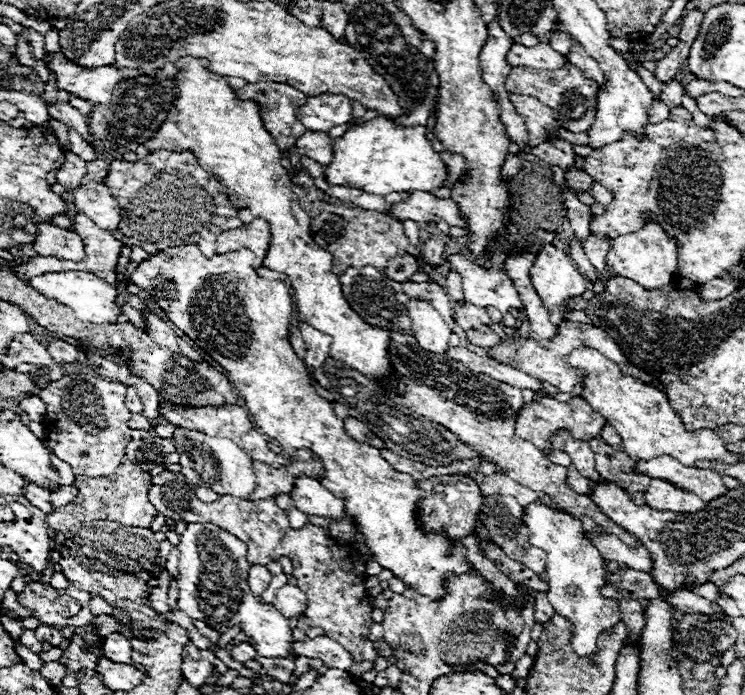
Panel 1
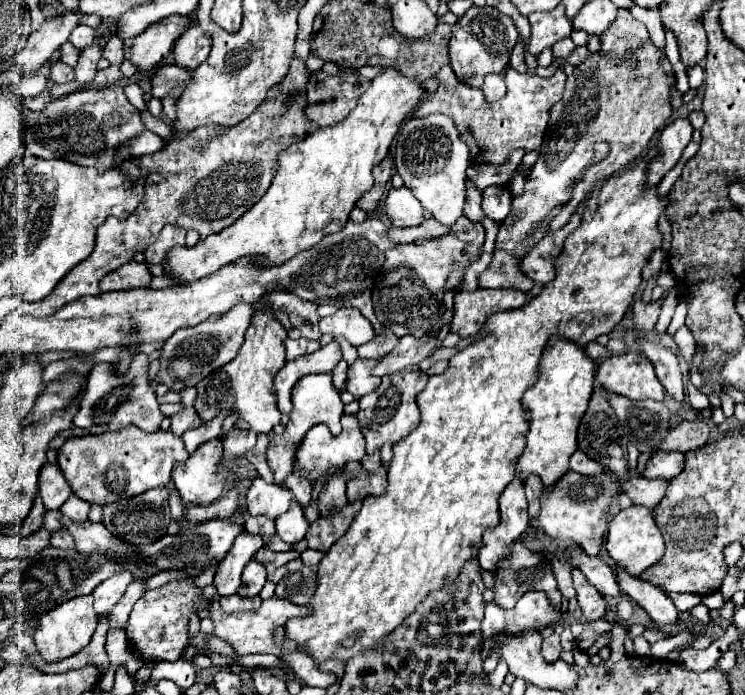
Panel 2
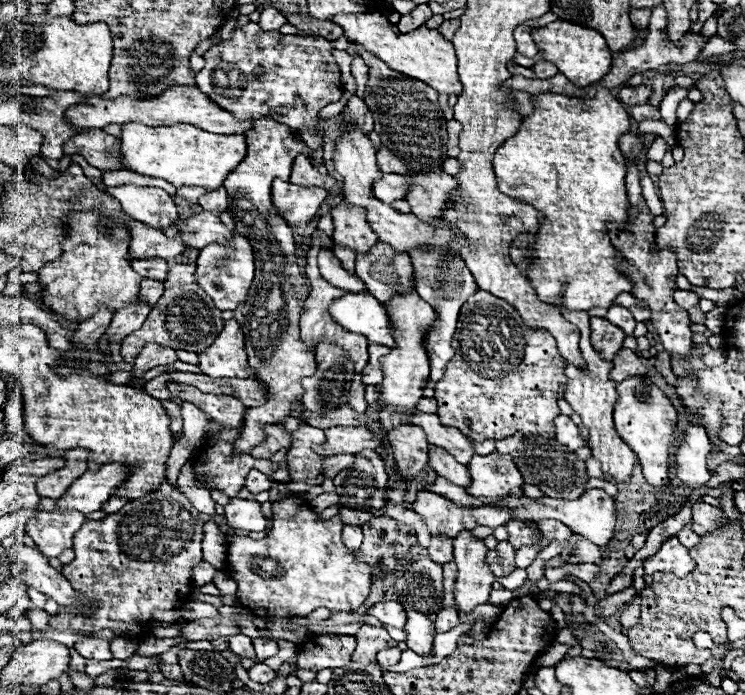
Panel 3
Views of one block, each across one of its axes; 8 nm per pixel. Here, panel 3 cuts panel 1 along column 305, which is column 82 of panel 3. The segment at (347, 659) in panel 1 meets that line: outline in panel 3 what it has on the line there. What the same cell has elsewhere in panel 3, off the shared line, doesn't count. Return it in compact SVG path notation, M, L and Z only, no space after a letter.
M84 638L82 642L76 642L74 648L78 650L80 656L88 660L112 660L114 658L110 652L110 642L102 638Z

